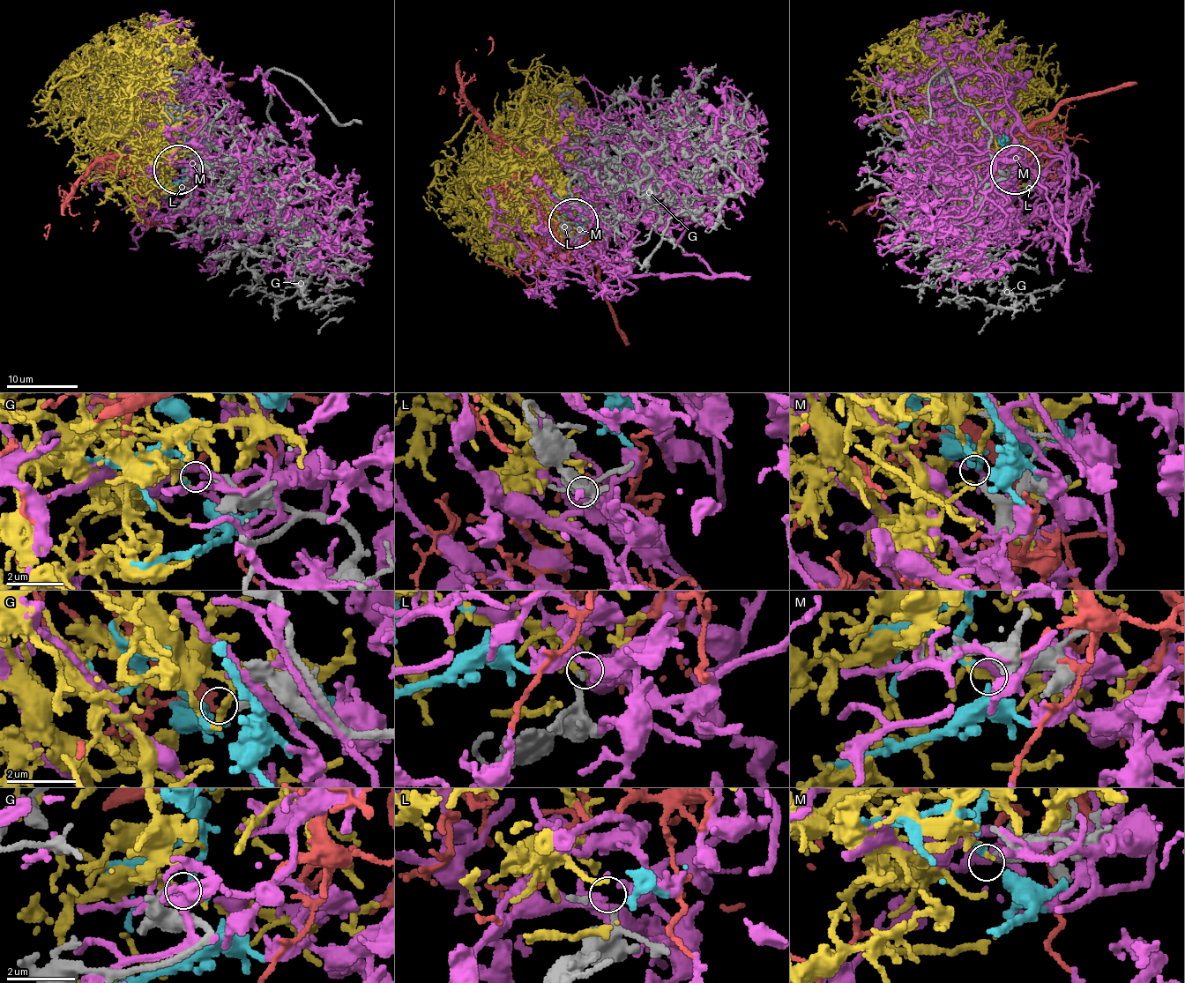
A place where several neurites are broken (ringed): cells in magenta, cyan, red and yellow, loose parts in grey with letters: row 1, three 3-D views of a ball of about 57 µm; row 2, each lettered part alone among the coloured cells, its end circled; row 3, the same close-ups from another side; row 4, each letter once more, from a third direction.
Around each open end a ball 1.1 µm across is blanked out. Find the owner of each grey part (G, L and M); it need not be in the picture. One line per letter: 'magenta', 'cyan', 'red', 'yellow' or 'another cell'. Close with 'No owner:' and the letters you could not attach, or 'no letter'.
G: another cell
L: magenta
M: cyan
No owner: G

